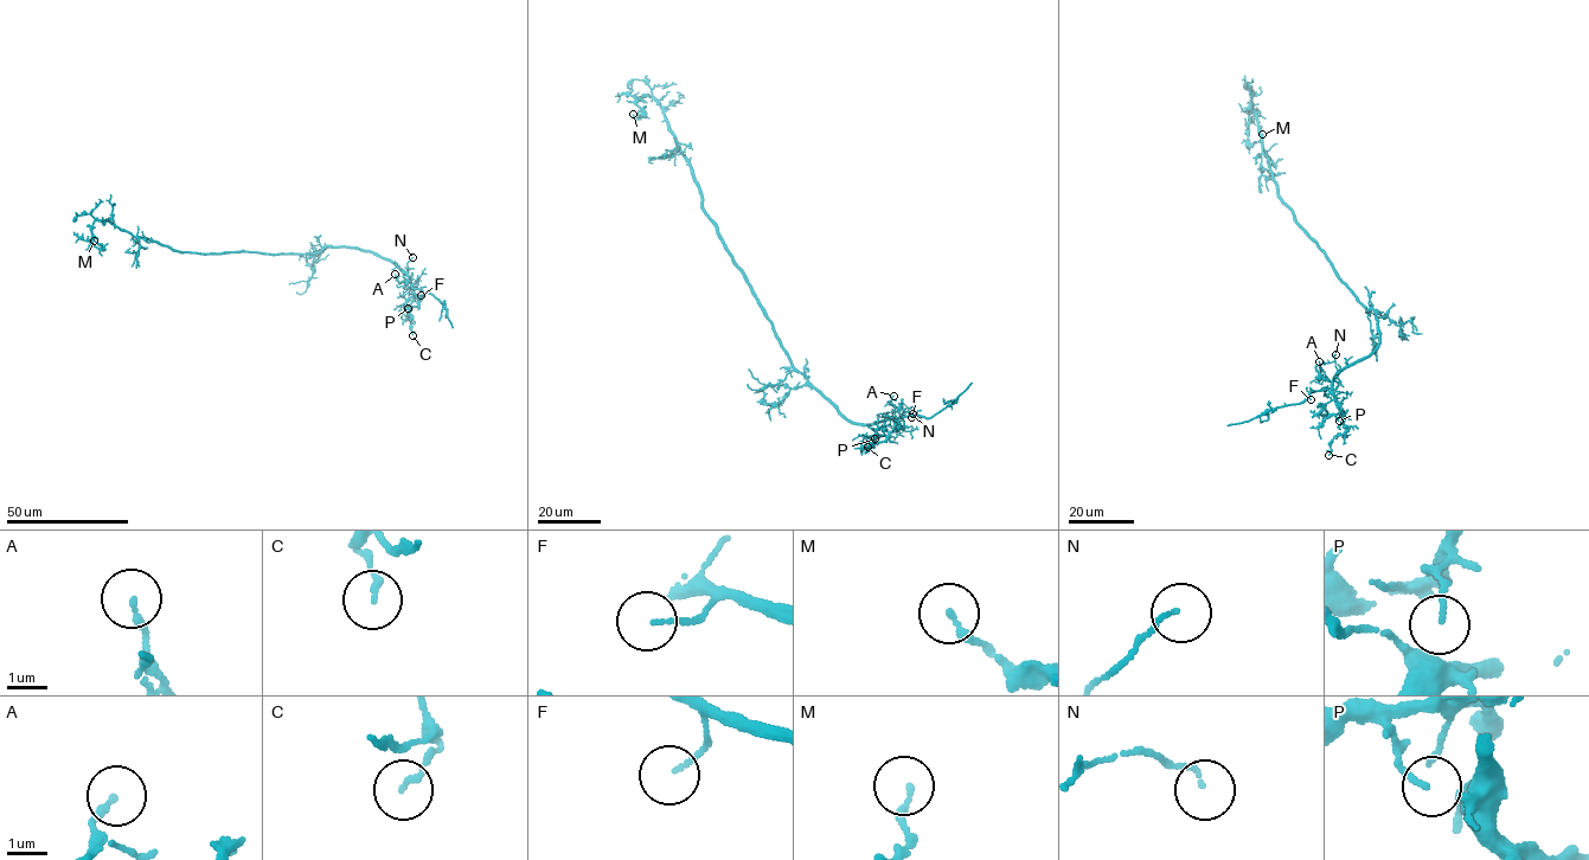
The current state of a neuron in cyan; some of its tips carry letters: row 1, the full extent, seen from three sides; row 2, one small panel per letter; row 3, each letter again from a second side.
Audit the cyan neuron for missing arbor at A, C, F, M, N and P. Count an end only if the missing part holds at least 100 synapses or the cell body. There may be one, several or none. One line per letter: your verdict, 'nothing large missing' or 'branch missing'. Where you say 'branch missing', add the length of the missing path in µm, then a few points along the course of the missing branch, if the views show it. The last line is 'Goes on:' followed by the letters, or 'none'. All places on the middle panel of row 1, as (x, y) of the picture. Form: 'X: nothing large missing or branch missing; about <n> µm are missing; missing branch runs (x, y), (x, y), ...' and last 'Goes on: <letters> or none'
A: nothing large missing
C: nothing large missing
F: nothing large missing
M: nothing large missing
N: nothing large missing
P: nothing large missing
Goes on: none

